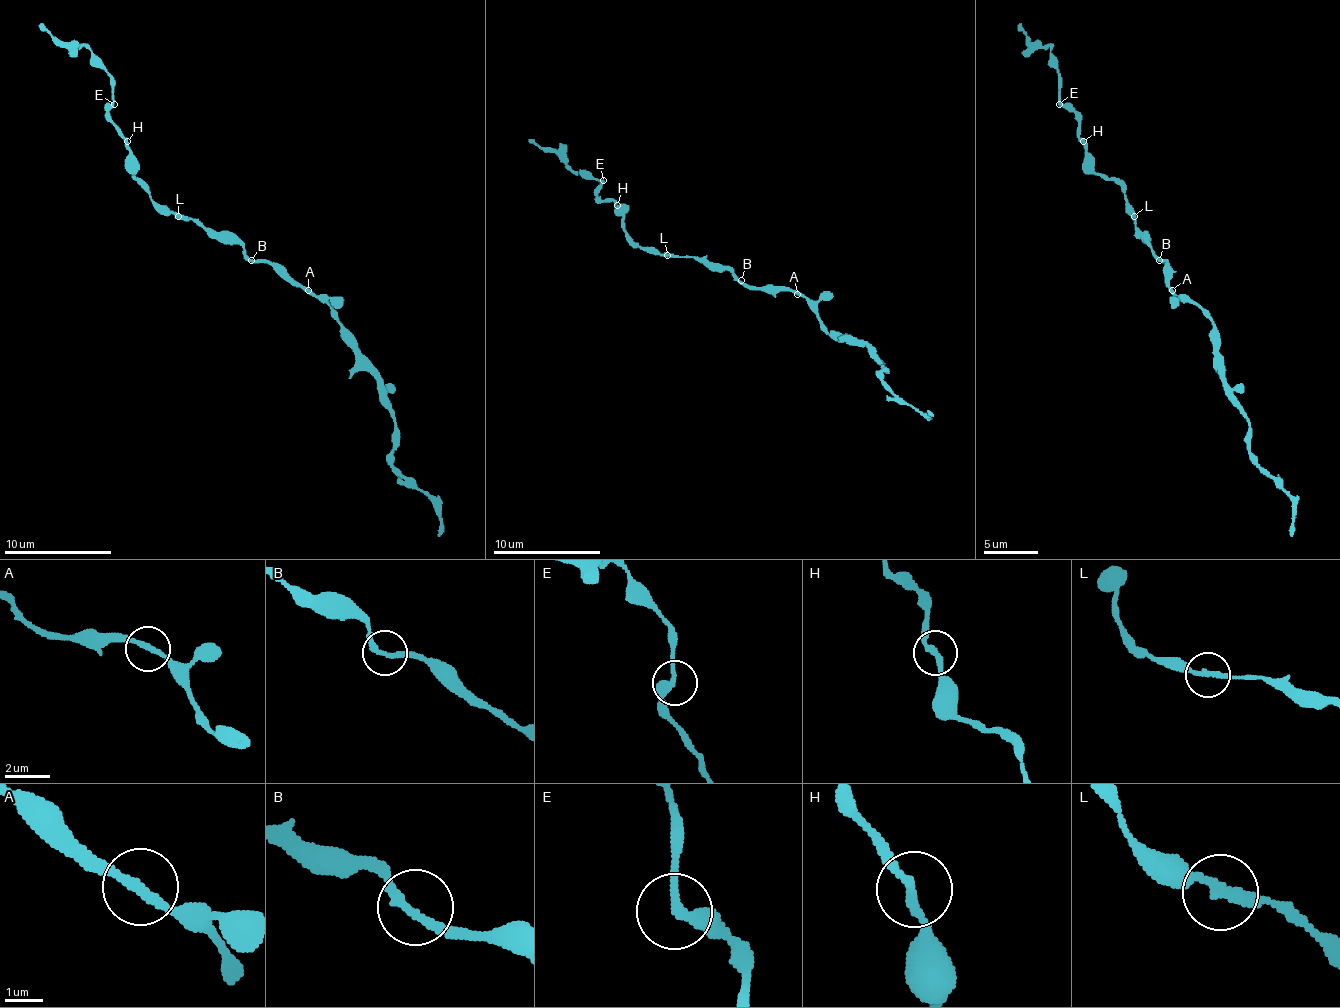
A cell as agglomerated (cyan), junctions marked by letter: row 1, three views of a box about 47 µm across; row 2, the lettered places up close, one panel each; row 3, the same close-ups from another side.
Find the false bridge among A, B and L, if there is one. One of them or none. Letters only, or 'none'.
none

